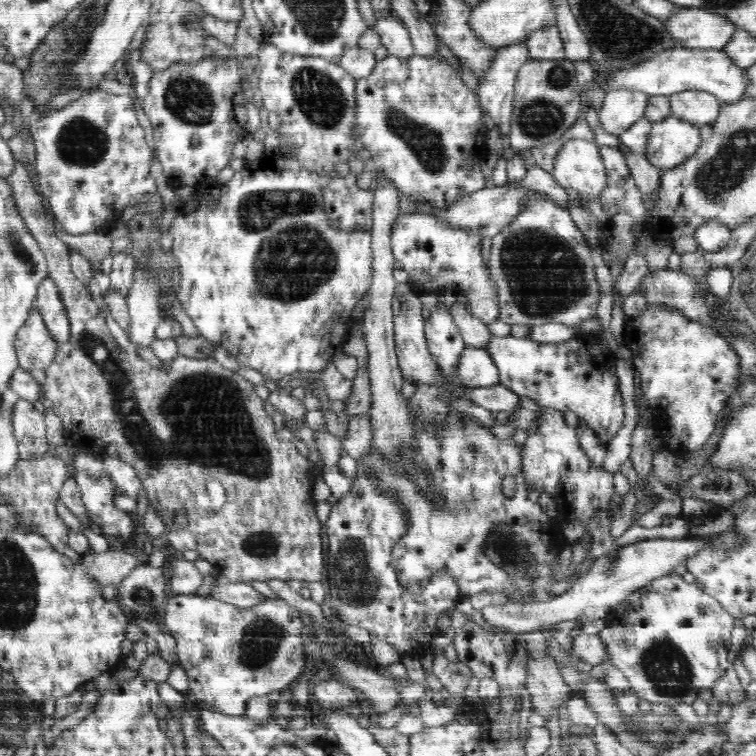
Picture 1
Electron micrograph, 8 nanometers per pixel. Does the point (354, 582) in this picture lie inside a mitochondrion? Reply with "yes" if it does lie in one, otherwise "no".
yes

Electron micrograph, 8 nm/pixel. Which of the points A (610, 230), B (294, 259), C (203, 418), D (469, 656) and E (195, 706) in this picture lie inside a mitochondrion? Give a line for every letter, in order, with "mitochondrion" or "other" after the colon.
A: other
B: mitochondrion
C: mitochondrion
D: other
E: other

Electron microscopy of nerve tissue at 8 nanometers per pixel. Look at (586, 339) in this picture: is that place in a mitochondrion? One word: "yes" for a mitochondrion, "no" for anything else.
no

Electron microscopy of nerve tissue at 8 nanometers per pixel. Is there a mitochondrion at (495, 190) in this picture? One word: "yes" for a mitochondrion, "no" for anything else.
no

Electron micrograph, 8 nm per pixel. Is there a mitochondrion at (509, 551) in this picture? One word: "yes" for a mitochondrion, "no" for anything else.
yes

